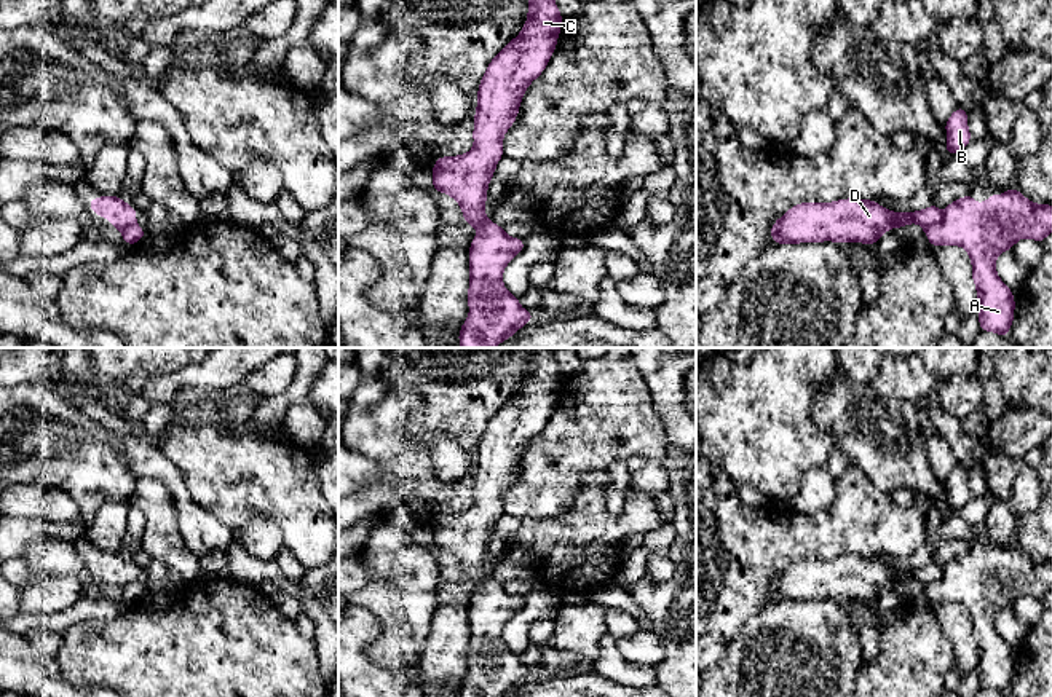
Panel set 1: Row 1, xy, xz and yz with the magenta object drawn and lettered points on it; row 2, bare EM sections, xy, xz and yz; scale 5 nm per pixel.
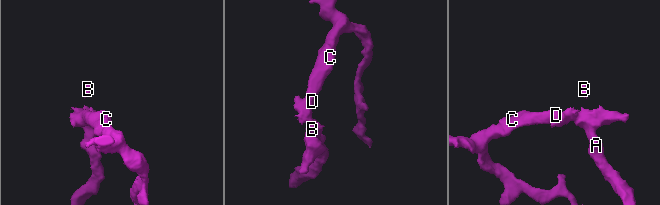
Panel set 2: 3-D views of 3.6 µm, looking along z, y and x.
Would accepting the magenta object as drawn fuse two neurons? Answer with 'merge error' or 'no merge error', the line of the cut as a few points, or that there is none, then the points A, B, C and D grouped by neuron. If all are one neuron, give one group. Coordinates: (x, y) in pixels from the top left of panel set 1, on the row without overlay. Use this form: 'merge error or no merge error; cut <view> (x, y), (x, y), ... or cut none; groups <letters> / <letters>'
merge error; cut yz (939, 579), (925, 587); groups A / B C D

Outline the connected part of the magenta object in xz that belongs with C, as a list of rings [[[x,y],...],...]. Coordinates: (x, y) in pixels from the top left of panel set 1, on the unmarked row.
[[[535,348],[527,359],[527,380],[520,391],[512,396],[487,423],[477,447],[477,466],[474,469],[474,504],[457,514],[439,514],[433,522],[433,549],[452,553],[463,569],[466,582],[481,587],[488,574],[484,561],[488,555],[487,544],[495,533],[503,510],[503,493],[516,480],[524,450],[546,426],[556,408],[564,375],[556,362],[552,348]]]

